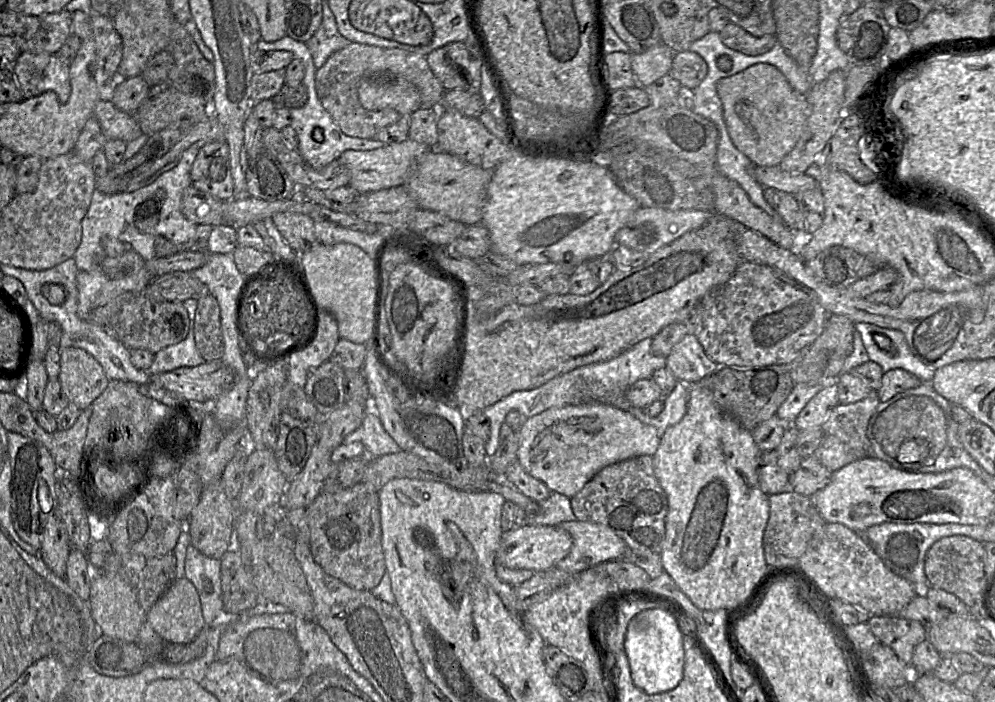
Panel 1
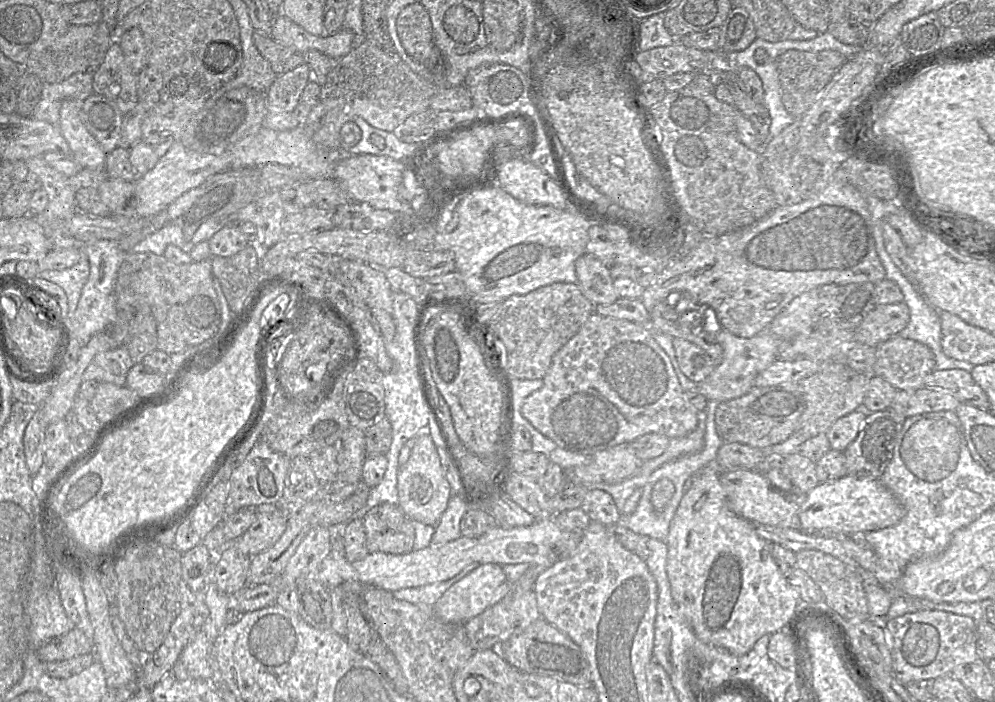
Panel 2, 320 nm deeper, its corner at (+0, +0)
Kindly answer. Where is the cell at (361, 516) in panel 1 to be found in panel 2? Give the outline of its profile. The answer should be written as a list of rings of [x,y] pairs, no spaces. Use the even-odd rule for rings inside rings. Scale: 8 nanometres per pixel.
[[[379,504],[362,521],[369,553],[405,554],[413,550],[415,529],[399,505]]]

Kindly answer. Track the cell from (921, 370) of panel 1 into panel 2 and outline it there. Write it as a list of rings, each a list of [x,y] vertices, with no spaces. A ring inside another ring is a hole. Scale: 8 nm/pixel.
[[[874,220],[875,221],[875,248],[880,259],[882,266],[885,269],[886,278],[889,280],[894,281],[899,288],[901,289],[904,300],[903,302],[909,307],[910,317],[909,322],[902,329],[897,335],[903,338],[912,339],[918,342],[921,342],[928,346],[936,360],[936,370],[945,370],[945,369],[962,369],[970,372],[975,365],[970,362],[957,360],[954,358],[947,357],[941,347],[941,322],[938,314],[938,309],[932,307],[927,300],[921,295],[921,293],[917,290],[917,288],[908,280],[908,278],[902,273],[901,269],[898,268],[892,261],[891,257],[887,254],[882,234],[881,228],[879,226],[879,221],[881,220]]]

